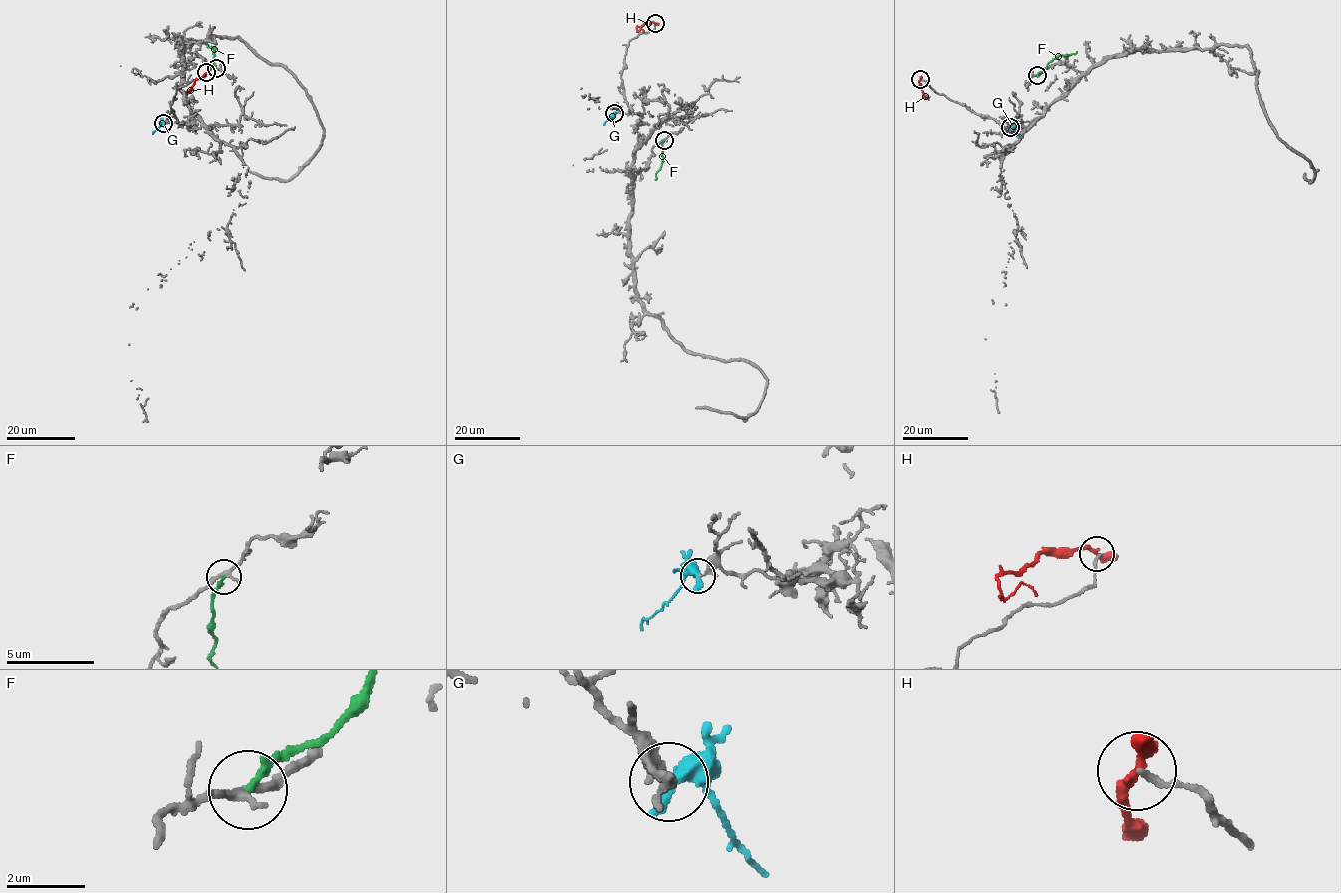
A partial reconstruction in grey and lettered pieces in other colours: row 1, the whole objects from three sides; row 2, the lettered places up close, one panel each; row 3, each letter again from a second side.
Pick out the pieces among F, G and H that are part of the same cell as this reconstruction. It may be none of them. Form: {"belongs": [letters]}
{"belongs": []}

